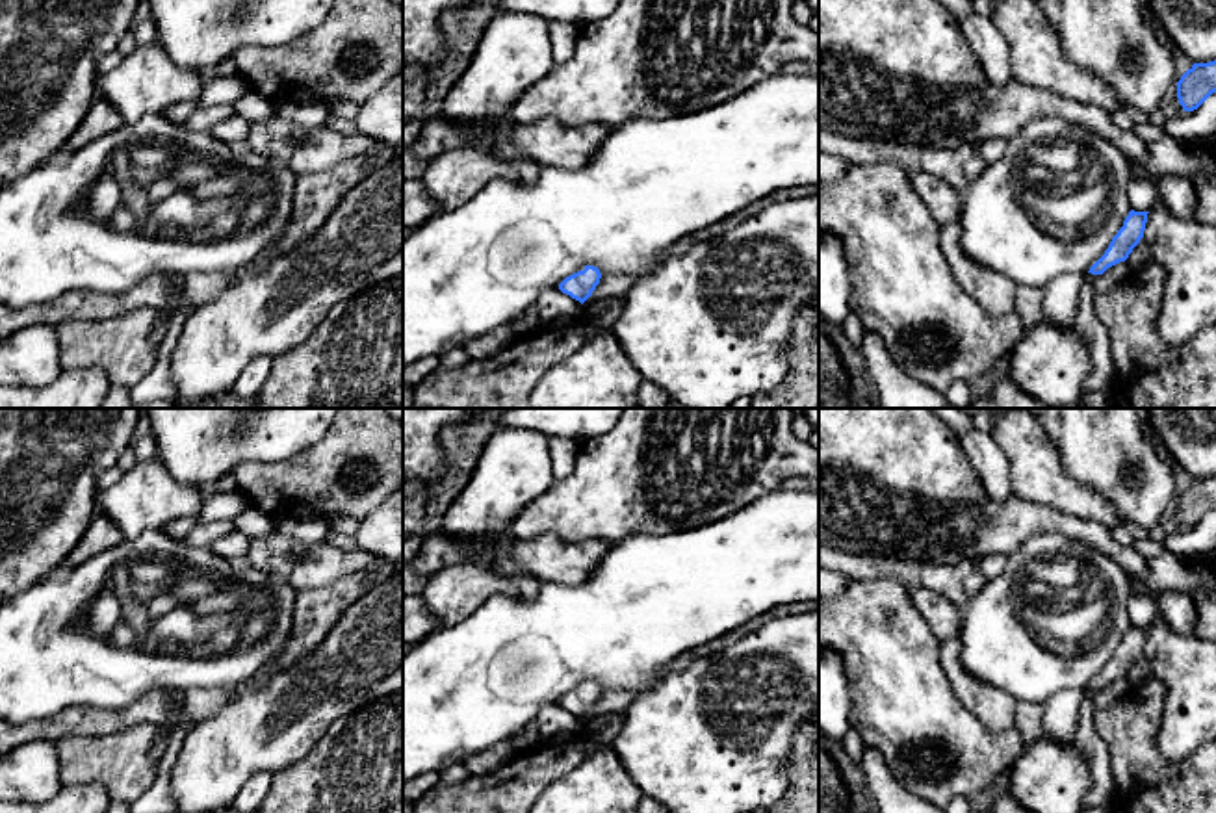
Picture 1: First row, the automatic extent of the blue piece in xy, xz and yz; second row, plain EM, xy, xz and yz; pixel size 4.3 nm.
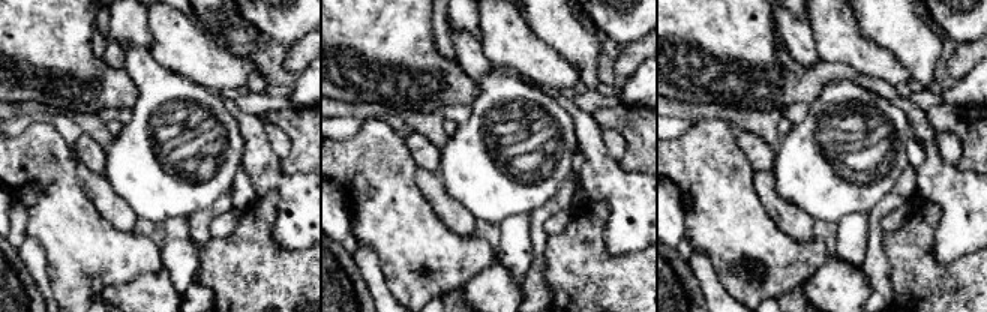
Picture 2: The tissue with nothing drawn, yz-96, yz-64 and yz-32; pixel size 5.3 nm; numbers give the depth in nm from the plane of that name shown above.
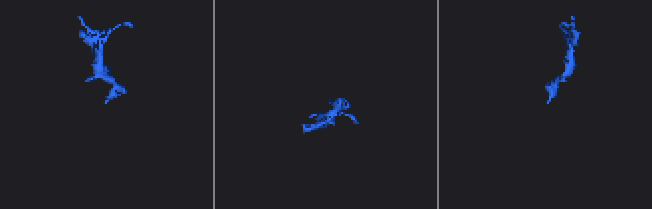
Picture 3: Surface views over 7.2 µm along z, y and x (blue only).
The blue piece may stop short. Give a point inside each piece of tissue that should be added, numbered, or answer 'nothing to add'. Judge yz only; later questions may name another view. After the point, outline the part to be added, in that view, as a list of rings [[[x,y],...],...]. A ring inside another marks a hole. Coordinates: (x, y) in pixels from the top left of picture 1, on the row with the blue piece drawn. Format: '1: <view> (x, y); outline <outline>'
1: yz (1101, 377); outline [[[1084,273],[1075,329],[1080,334],[1080,338],[1088,343],[1088,351],[1092,356],[1092,371],[1088,381],[1082,384],[1082,397],[1095,390],[1110,390],[1116,381],[1114,364],[1108,353],[1108,334],[1095,317],[1093,299],[1093,275]]]

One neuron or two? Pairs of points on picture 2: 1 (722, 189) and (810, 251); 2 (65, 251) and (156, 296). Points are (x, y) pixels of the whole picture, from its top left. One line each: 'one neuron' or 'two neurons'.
1: one neuron
2: two neurons

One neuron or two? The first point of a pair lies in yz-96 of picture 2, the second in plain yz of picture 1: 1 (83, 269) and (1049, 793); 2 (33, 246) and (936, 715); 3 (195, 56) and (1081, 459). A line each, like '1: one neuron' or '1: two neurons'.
1: two neurons
2: two neurons
3: two neurons

